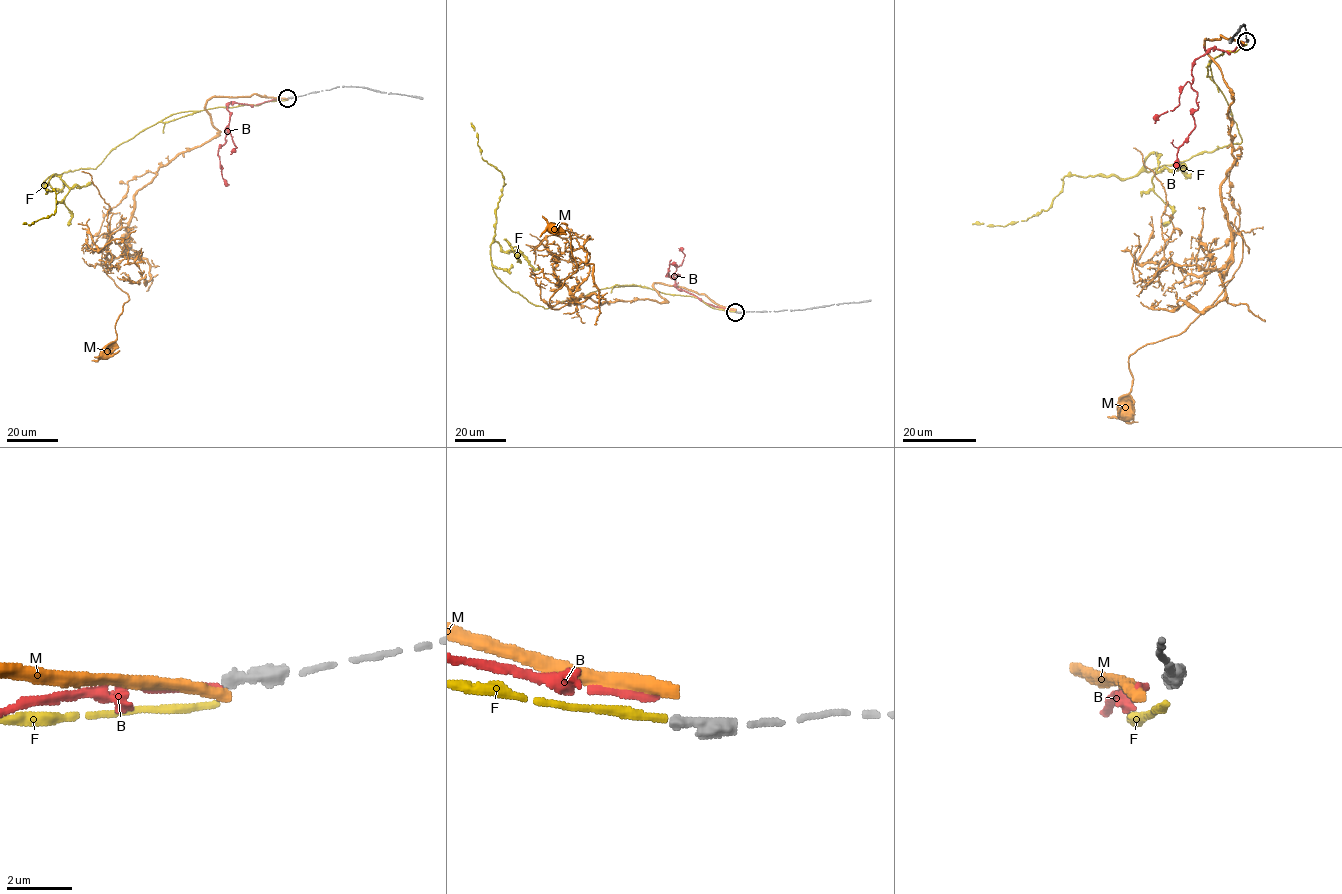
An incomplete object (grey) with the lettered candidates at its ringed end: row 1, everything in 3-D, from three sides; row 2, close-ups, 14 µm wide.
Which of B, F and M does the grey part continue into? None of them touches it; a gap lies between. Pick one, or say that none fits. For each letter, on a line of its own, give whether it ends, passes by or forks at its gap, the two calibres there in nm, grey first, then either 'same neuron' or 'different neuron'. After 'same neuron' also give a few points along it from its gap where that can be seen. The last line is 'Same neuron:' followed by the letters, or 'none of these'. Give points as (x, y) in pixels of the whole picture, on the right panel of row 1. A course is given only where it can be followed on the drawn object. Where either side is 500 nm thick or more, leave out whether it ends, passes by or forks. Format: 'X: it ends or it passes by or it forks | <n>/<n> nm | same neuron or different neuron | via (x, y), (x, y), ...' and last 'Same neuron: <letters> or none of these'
B: it ends | 320/280 nm | different neuron
F: it ends | 320/240 nm | different neuron
M: it ends | 320/440 nm | different neuron
Same neuron: none of these

